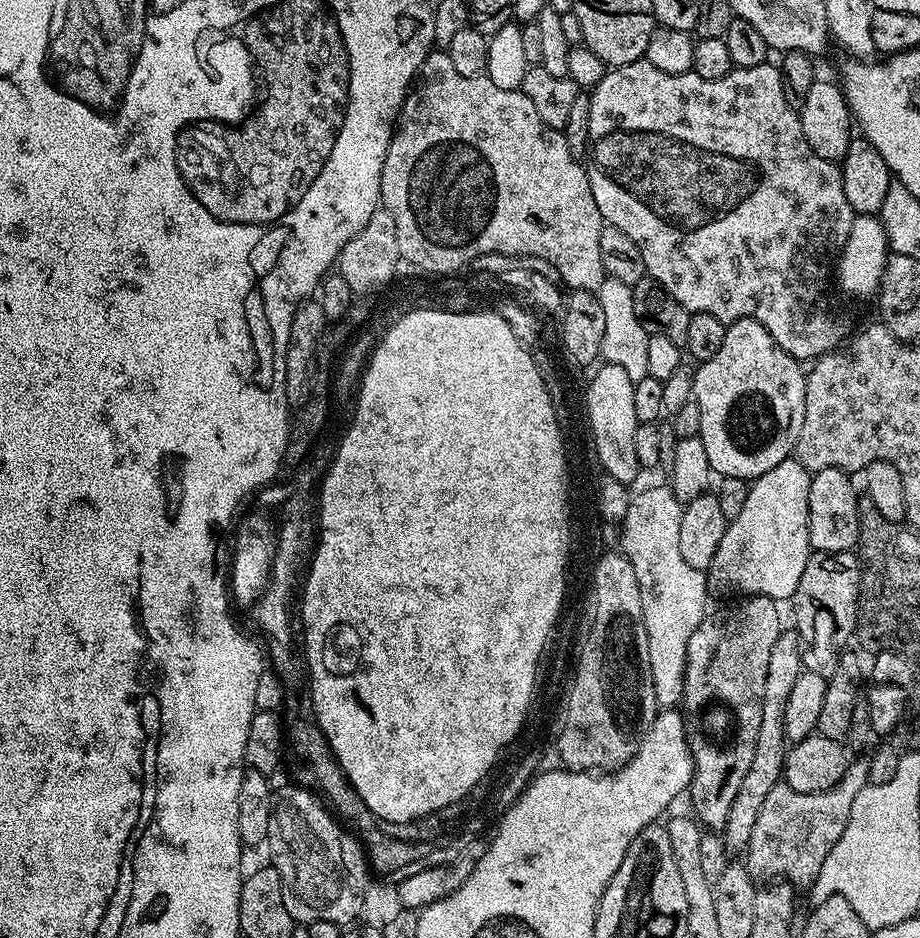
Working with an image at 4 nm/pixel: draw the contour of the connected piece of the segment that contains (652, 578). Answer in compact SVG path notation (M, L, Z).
M654 486L640 491L629 499L629 508L624 512L622 523L620 525L620 544L625 558L630 562L630 566L634 566L634 574L640 583L640 593L642 594L642 618L646 626L646 646L650 650L650 660L654 660L654 666L650 666L650 674L654 678L654 698L657 705L664 710L672 710L677 707L684 699L684 675L686 674L686 646L690 646L690 637L694 635L694 630L698 630L698 626L704 621L706 613L709 611L708 592L710 593L710 585L705 570L694 570L694 566L689 566L682 559L682 553L678 551L678 526L682 526L682 514L684 513L684 504L673 494L671 487Z

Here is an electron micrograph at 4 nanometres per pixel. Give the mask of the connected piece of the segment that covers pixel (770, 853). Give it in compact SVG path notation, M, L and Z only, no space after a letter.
M856 758L848 765L844 776L830 790L818 794L802 794L786 783L778 783L762 810L758 810L758 822L754 822L754 834L746 849L746 867L756 882L787 882L793 889L811 889L813 882L826 862L826 854L842 838L846 822L850 818L850 806L863 788L868 787L870 766L867 759Z

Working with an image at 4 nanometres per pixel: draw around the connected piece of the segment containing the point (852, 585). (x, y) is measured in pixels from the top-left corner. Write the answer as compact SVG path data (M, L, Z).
M813 551L806 562L806 570L802 570L802 578L791 605L792 616L796 619L795 631L799 632L801 641L814 638L814 618L824 613L832 621L837 645L847 645L844 643L851 641L856 631L856 603L859 600L859 559L852 552Z

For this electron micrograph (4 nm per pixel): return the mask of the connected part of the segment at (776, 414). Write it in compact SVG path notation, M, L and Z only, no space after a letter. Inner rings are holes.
M750 318L731 321L724 329L718 354L697 368L700 369L692 380L690 396L696 401L698 410L702 410L699 437L702 446L706 446L706 458L710 458L710 466L717 477L729 476L751 482L793 455L798 430L802 430L802 418L806 414L806 372L801 361L786 354L786 350L770 338L770 330L766 330L762 322Z

